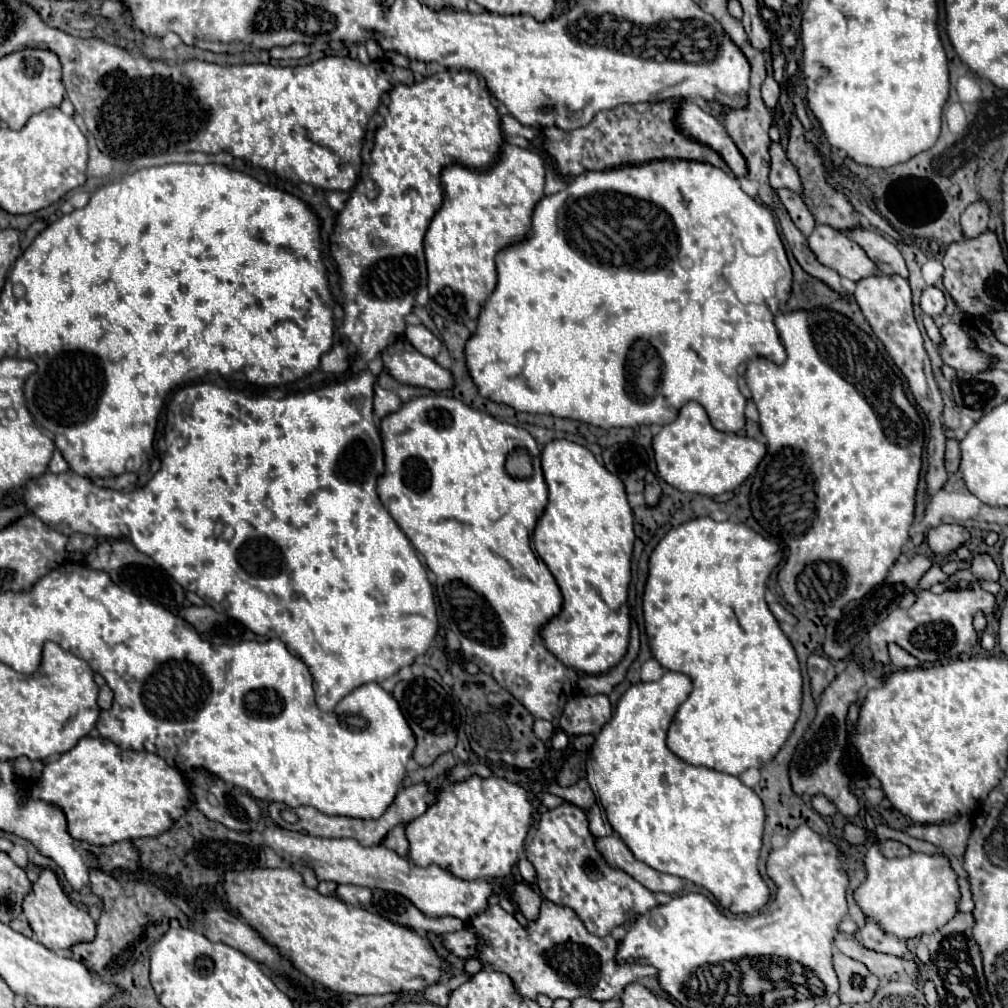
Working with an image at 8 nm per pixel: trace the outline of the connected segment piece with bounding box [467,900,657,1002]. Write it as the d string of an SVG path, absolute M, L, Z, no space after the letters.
M551 900L541 902L537 920L531 920L527 926L521 926L501 906L491 906L471 918L467 922L467 930L479 936L475 954L483 968L487 972L505 972L519 996L529 1000L537 1000L539 994L545 994L551 1000L575 1000L585 996L597 1002L605 1002L619 998L627 984L637 982L643 976L657 976L653 966L617 966L617 940L611 934L605 938L591 934L583 926L575 910L571 910L569 906L559 906Z

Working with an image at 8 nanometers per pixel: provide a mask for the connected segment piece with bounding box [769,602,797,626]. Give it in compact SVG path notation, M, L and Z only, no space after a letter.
M773 602L773 604L769 604L769 610L773 612L773 616L777 618L777 622L781 622L781 624L795 624L797 622L797 618L795 616L791 616L781 604L777 604L777 602Z

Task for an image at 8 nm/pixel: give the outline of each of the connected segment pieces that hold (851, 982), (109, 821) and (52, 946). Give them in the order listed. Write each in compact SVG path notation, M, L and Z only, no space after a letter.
M841 952L833 954L833 968L839 976L839 998L845 1004L867 1002L879 986L879 978L873 976L861 962L847 958Z
M85 736L57 760L45 762L39 780L29 788L29 798L61 808L69 834L93 846L157 836L189 808L187 784L181 772L167 766L157 754L121 750L103 736Z
M41 870L37 882L33 882L31 892L23 898L23 914L27 916L29 926L33 928L37 940L49 950L67 950L69 946L95 938L95 922L89 912L77 908L69 896L59 886L57 876L51 870Z

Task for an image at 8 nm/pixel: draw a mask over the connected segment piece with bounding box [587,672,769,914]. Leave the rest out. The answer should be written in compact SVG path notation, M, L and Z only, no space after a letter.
M667 672L657 682L631 686L615 706L613 718L595 736L587 760L587 782L601 802L609 824L627 844L633 856L657 872L673 874L709 890L731 914L753 914L769 898L769 888L757 872L765 812L759 796L743 786L739 778L703 766L689 766L667 746L667 728L691 692L691 680L679 672Z

